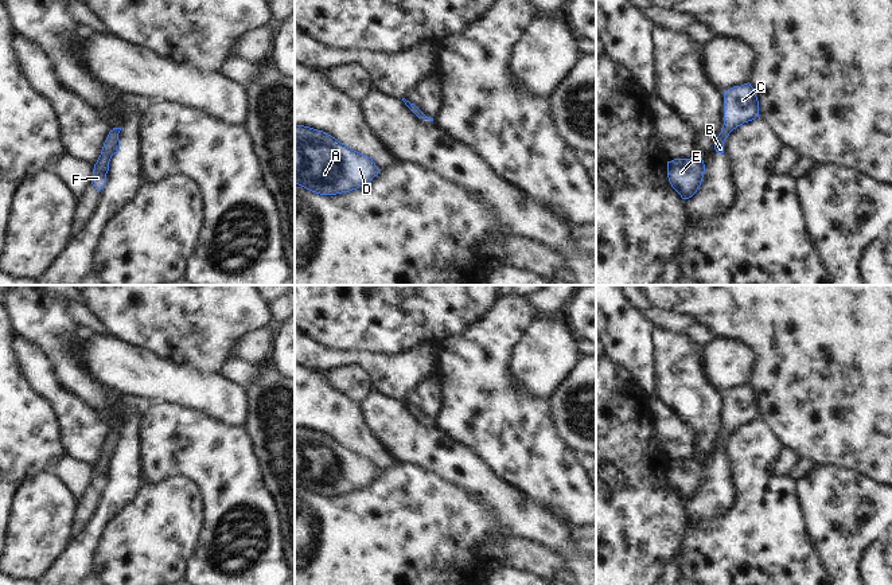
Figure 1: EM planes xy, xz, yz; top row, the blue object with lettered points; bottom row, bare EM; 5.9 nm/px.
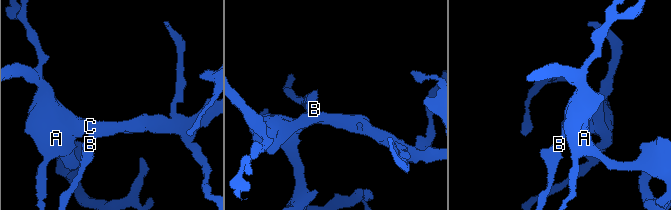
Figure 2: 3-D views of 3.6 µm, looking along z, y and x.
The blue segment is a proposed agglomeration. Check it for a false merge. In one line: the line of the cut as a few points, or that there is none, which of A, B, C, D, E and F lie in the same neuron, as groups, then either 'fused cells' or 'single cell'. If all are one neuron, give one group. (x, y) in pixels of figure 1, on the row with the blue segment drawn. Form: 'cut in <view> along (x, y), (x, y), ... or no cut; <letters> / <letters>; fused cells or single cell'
no cut; A B C D E F; single cell

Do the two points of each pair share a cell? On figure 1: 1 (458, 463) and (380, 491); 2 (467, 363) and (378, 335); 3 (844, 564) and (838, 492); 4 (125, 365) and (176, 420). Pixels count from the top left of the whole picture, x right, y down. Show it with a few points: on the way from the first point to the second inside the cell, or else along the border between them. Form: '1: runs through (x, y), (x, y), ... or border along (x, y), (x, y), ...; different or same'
1: border along (405, 460), (427, 467), (462, 488); different
2: border along (463, 331), (437, 339), (433, 343); different
3: runs through (842, 546), (842, 510); same
4: border along (160, 402), (193, 409); different

